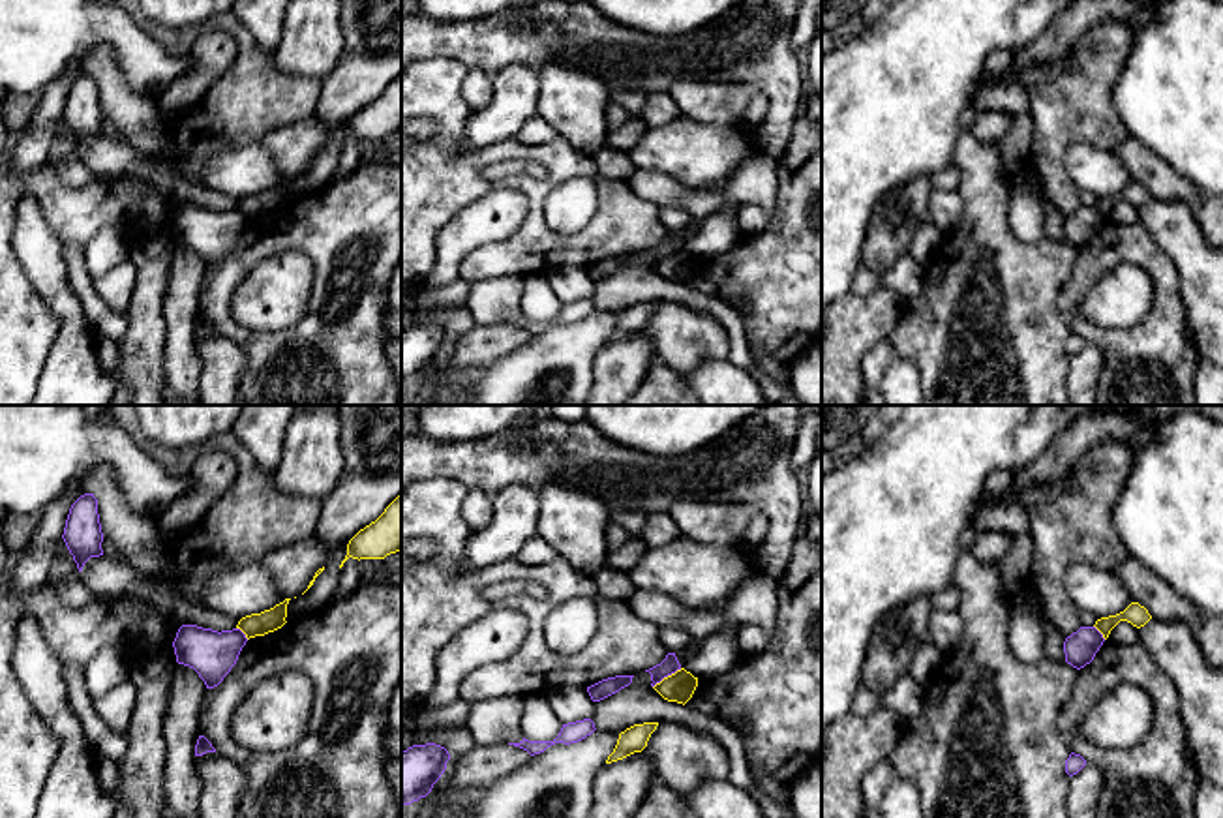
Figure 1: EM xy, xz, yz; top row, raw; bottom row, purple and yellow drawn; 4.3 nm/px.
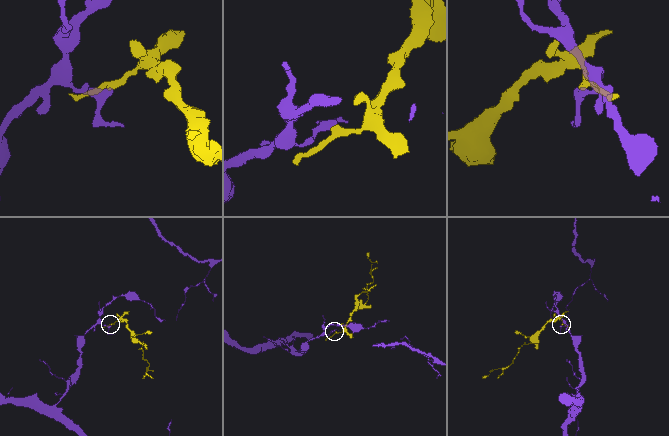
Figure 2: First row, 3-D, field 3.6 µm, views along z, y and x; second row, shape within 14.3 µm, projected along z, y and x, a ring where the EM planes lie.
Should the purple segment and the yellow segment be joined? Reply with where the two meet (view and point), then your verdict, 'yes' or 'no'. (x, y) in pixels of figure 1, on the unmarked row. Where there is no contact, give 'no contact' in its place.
contact xz (666, 256); no

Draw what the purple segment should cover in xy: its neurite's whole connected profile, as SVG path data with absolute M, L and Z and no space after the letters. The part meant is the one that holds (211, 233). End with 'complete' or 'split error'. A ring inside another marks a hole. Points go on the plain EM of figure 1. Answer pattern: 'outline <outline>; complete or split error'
outline M182 204L173 221L176 242L193 248L206 268L218 266L236 244L248 218L240 208L212 210Z; complete

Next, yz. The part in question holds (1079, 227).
outline M1080 206L1064 221L1065 242L1077 250L1084 248L1094 240L1103 221L1105 218L1095 206Z; complete

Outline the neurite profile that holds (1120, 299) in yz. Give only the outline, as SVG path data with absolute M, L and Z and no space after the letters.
M1124 263L1094 283L1080 300L1080 313L1105 328L1129 328L1148 313L1152 295L1150 274Z

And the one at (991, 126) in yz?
M989 111L975 116L972 124L972 133L987 144L1000 143L1011 126L1011 116L1000 111Z

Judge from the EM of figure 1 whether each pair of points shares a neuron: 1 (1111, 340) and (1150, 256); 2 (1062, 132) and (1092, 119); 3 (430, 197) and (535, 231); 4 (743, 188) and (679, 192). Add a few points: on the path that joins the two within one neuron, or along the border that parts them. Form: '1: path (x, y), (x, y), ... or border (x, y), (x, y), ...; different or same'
1: path (1137, 338), (1163, 312), (1163, 282); same
2: path (1070, 124), (1075, 119), (1085, 119); same
3: path (477, 158), (539, 154), (552, 167), (546, 184); same
4: path (728, 196), (694, 197); same

